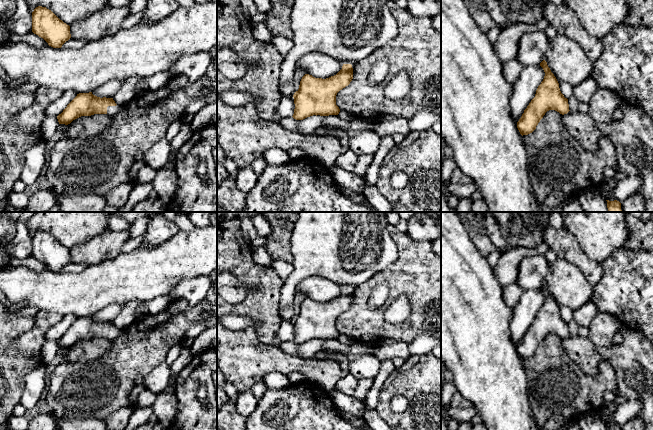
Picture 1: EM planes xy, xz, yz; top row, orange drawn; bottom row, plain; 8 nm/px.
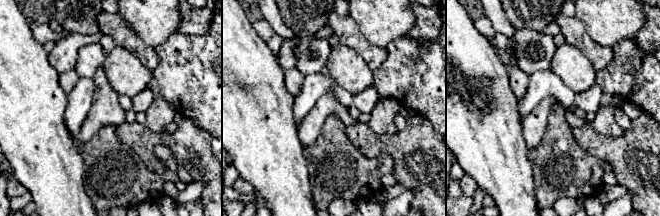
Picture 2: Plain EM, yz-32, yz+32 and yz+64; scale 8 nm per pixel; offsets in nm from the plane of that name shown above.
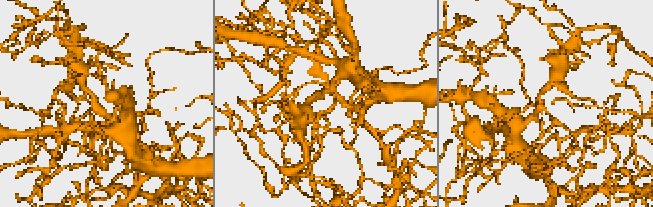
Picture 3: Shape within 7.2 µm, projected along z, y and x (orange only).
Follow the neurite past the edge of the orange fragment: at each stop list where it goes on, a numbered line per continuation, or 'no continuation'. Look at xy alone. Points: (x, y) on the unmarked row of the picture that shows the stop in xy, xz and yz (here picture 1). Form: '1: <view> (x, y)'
1: xy (111, 334)

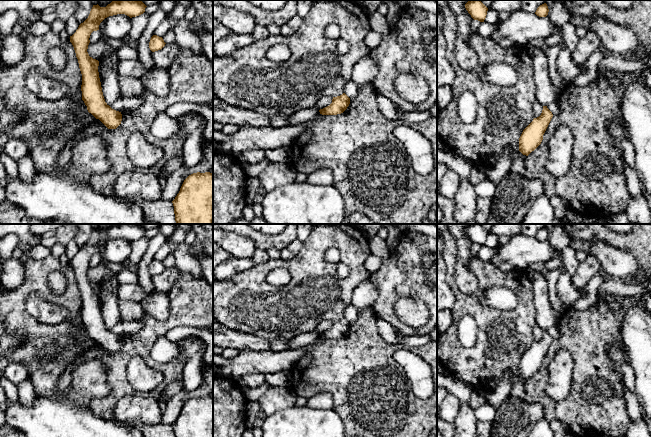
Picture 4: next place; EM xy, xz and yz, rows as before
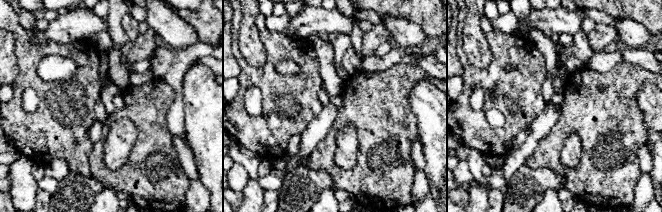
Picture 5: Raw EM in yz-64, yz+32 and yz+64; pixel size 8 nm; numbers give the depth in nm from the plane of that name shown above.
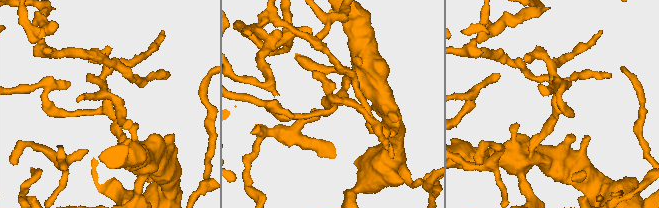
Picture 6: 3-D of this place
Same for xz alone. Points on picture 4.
no continuation

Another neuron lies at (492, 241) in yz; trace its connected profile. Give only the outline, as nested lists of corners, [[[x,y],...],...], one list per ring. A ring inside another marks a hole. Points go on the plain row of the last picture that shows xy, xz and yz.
[[[488,233],[484,246],[490,249],[497,249],[500,246],[499,238],[494,234]]]

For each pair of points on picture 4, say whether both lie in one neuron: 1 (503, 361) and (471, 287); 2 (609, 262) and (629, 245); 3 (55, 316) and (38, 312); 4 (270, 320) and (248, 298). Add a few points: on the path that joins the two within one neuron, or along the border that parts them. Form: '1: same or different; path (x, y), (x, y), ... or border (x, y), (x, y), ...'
1: different; border (455, 278), (464, 293), (478, 290)
2: different; border (601, 241), (629, 252), (639, 267)
3: same; path (51, 314), (42, 312)
4: same; path (265, 315), (253, 303)

